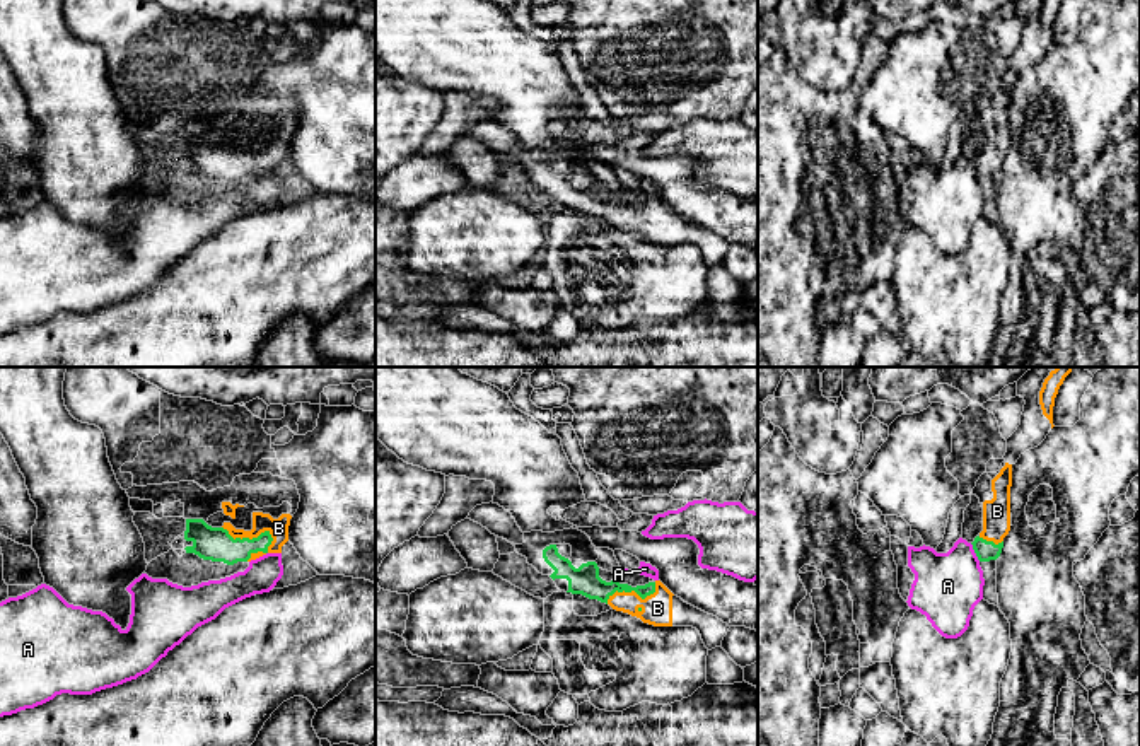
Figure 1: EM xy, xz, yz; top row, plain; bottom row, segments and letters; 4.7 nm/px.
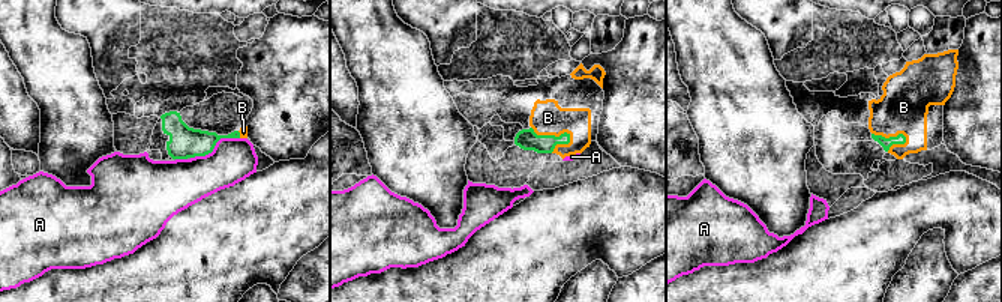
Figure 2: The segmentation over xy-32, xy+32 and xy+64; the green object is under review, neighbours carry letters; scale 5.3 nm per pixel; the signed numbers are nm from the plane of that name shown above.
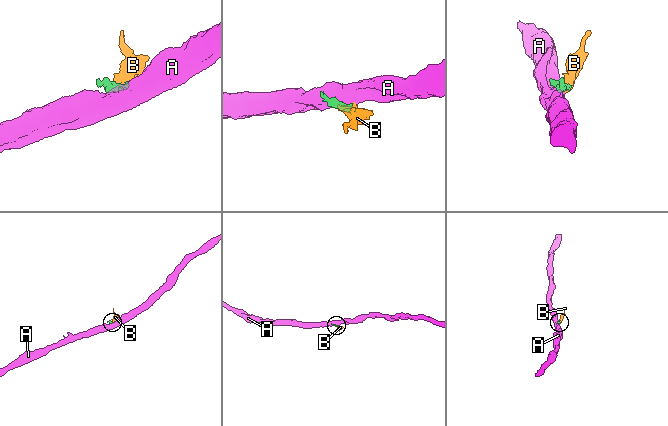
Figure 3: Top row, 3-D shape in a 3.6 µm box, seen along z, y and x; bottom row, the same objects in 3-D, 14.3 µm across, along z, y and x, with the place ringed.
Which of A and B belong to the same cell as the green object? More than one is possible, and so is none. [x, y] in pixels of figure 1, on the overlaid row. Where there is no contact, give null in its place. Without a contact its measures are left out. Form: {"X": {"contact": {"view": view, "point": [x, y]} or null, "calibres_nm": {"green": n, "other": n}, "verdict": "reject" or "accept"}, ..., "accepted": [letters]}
{"A": {"contact": {"view": "yz", "point": [975, 552]}, "calibres_nm": {"green": 100, "other": 320}, "verdict": "reject"}, "B": {"contact": {"view": "xy", "point": [248, 538]}, "calibres_nm": {"green": 160, "other": 100}, "verdict": "accept"}, "accepted": ["B"]}

